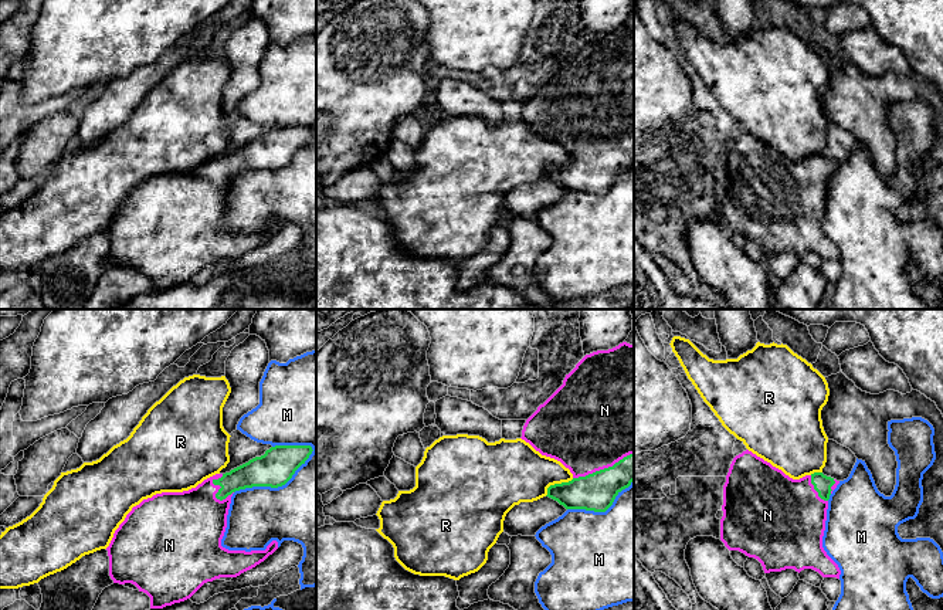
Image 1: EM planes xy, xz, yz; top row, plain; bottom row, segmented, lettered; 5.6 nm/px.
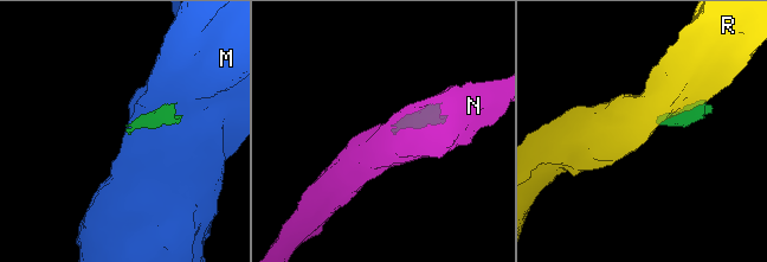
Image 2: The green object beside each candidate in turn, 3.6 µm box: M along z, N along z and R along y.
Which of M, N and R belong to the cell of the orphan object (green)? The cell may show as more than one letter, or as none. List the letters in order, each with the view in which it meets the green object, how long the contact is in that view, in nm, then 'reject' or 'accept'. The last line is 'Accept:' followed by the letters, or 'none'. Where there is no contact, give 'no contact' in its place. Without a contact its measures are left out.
M: meets green in xy; contact 500 nm long; reject
N: meets green in xz; contact 380 nm long; accept
R: meets green in xz; contact 190 nm long; reject
Accept: N

